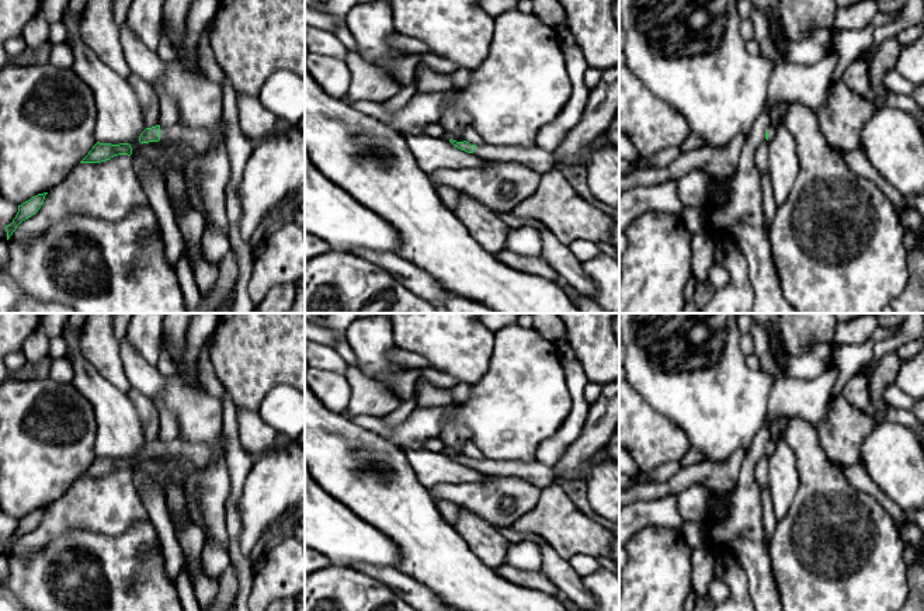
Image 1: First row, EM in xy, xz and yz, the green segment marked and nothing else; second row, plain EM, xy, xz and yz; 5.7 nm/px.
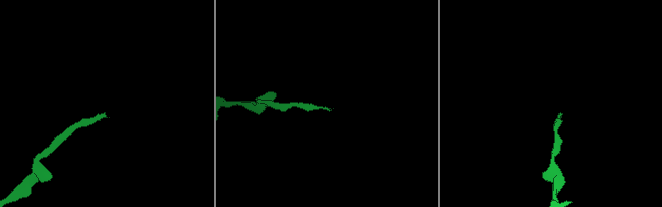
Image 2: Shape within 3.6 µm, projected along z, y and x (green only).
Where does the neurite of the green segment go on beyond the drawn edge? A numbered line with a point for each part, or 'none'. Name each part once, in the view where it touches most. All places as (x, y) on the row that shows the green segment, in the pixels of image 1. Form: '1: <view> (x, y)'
1: xy (200, 139)

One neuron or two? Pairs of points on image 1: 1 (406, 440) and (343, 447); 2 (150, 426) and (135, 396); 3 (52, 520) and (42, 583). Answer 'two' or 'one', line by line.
1: two
2: one
3: two

